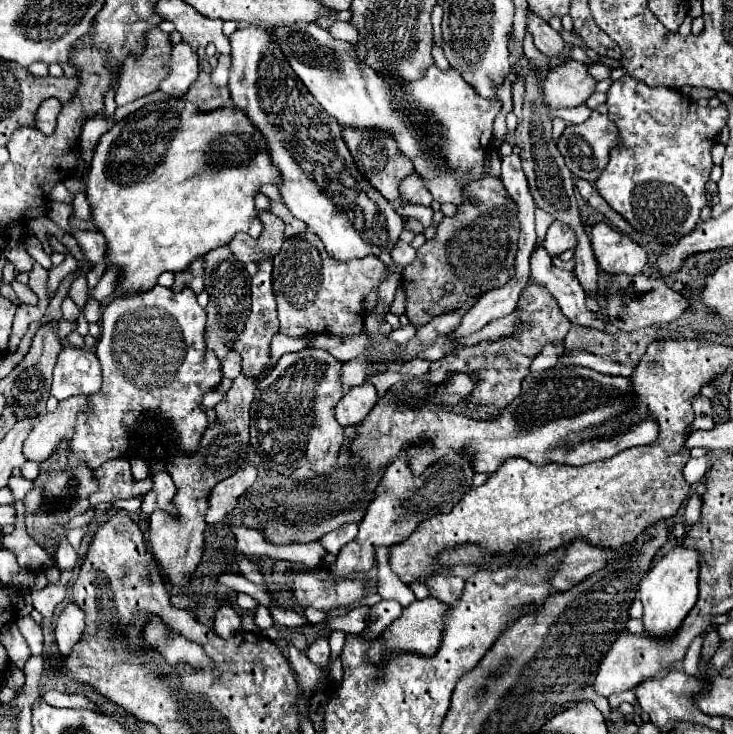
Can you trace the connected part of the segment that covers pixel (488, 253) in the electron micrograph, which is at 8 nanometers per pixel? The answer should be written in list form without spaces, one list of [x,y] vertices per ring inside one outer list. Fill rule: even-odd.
[[[487,175],[481,181],[471,183],[465,189],[465,195],[473,199],[473,203],[463,203],[457,207],[457,213],[453,217],[445,217],[437,227],[435,239],[425,241],[425,245],[417,249],[417,259],[403,271],[403,287],[407,291],[405,315],[413,325],[427,325],[435,315],[461,309],[471,297],[479,297],[491,289],[503,287],[511,279],[511,273],[515,273],[515,249],[519,241],[519,219],[515,201],[511,201],[499,177],[493,175]],[[445,283],[455,285],[453,293],[443,293]]]

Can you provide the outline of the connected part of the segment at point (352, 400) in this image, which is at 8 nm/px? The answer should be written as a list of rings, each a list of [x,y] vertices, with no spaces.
[[[371,383],[355,387],[347,395],[343,395],[341,401],[337,403],[335,419],[343,427],[357,425],[357,423],[361,423],[369,415],[369,411],[375,407],[377,399],[379,399],[377,389]]]

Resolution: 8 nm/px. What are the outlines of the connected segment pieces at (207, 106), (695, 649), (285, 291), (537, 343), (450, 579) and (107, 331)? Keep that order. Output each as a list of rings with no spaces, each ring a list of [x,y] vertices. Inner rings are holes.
[[[205,71],[199,73],[199,79],[193,83],[193,87],[187,91],[187,95],[183,99],[197,103],[201,111],[213,111],[213,109],[231,105],[229,89],[217,87]]]
[[[698,636],[696,637],[691,645],[689,646],[684,659],[683,659],[683,666],[684,671],[688,675],[691,676],[697,676],[697,673],[699,671],[699,658],[701,655],[701,648],[703,644],[703,637]]]
[[[303,233],[293,239],[285,239],[279,255],[273,259],[273,293],[277,299],[277,311],[281,321],[281,333],[293,337],[305,337],[309,333],[329,333],[337,337],[359,335],[365,321],[365,297],[379,287],[379,281],[387,275],[387,267],[379,257],[363,257],[347,263],[331,259],[315,233]]]
[[[531,276],[527,281],[527,289],[523,289],[521,299],[517,301],[515,311],[519,313],[521,323],[511,337],[499,337],[499,341],[479,341],[473,346],[459,348],[452,354],[432,362],[428,371],[429,381],[433,385],[443,385],[447,383],[450,373],[463,372],[475,381],[475,389],[471,391],[467,401],[479,401],[479,405],[483,407],[507,407],[521,393],[521,381],[529,373],[531,361],[541,353],[543,345],[563,341],[571,325],[561,315],[559,305],[549,292]]]
[[[433,575],[425,581],[425,585],[429,587],[429,593],[433,597],[437,597],[439,601],[447,603],[447,605],[455,605],[455,601],[461,597],[463,593],[463,579],[455,577],[455,575]]]
[[[155,285],[151,287],[147,293],[133,293],[133,295],[125,295],[125,297],[117,297],[113,299],[113,303],[109,303],[105,309],[103,309],[103,317],[101,317],[101,339],[97,343],[97,357],[101,361],[101,367],[103,367],[103,387],[99,389],[99,393],[91,393],[91,417],[87,417],[87,413],[83,413],[83,417],[79,417],[79,425],[75,425],[75,439],[71,441],[71,461],[69,461],[69,467],[77,467],[79,463],[89,463],[91,469],[99,469],[105,461],[109,459],[119,459],[119,457],[127,457],[129,453],[137,453],[137,451],[147,451],[149,445],[155,445],[155,443],[161,443],[167,451],[181,451],[181,453],[195,453],[197,447],[199,447],[199,441],[205,433],[205,429],[209,427],[209,421],[207,421],[207,415],[201,407],[201,401],[203,401],[203,395],[207,391],[213,391],[219,387],[221,383],[221,363],[219,359],[215,357],[213,351],[207,351],[207,345],[205,345],[205,321],[207,321],[207,315],[205,315],[205,309],[197,305],[197,297],[191,289],[183,289],[181,293],[173,293],[171,289],[167,287],[161,287],[161,285]],[[127,413],[139,413],[143,419],[147,421],[153,421],[155,423],[155,429],[151,433],[139,433],[139,431],[129,431],[125,427],[125,415]]]

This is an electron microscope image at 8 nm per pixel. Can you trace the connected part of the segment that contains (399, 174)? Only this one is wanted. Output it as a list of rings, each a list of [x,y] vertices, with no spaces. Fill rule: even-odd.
[[[343,129],[343,141],[353,155],[355,165],[359,165],[359,173],[367,177],[367,181],[383,193],[383,197],[391,203],[399,199],[399,183],[413,173],[411,161],[397,149],[397,143],[391,135],[381,131],[357,131],[357,129]]]

